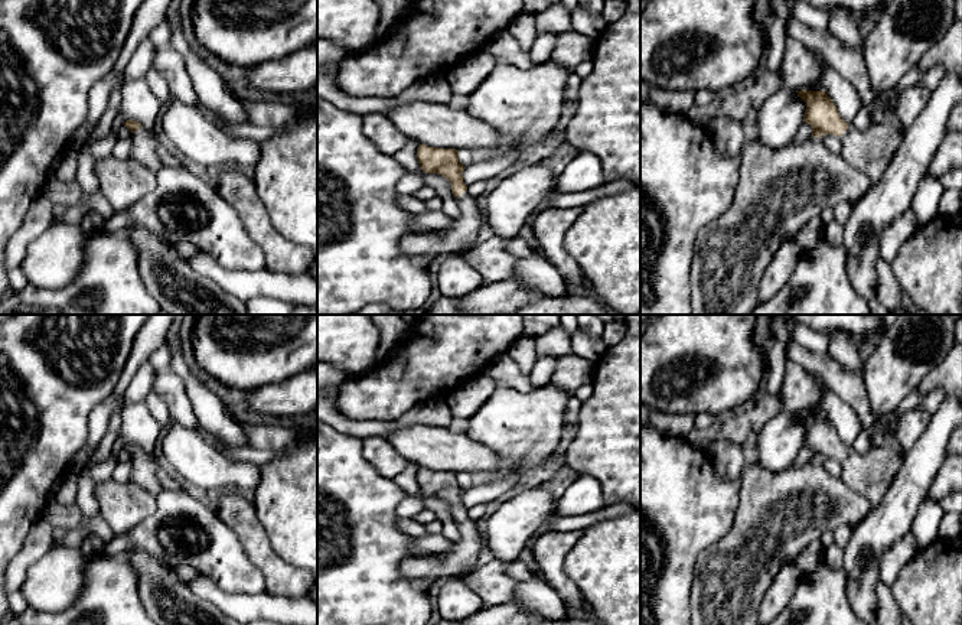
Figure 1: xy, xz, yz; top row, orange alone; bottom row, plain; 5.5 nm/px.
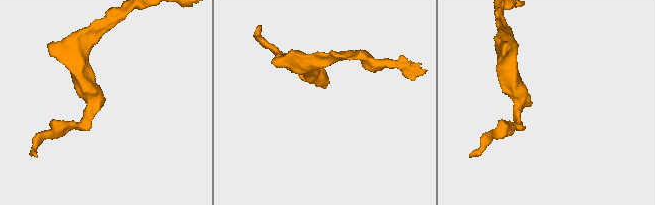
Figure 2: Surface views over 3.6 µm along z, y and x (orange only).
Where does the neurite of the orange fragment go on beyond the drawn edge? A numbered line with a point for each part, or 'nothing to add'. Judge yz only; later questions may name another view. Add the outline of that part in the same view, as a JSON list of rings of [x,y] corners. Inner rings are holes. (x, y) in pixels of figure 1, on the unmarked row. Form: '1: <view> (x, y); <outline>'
1: yz (870, 475); [[[890,446],[870,447],[860,455],[852,447],[841,458],[841,479],[847,488],[854,489],[878,507],[887,494],[893,479],[903,465],[903,453]]]

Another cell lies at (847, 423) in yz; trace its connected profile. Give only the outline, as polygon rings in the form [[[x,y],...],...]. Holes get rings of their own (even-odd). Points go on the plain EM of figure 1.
[[[808,372],[821,387],[821,408],[835,427],[841,442],[852,447],[857,437],[862,433],[861,420],[855,410],[845,403],[825,381],[815,372]]]

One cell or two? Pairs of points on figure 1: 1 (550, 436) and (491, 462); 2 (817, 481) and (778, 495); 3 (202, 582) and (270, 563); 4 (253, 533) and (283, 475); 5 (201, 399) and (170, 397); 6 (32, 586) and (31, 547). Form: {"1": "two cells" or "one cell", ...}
{"1": "two cells", "2": "one cell", "3": "two cells", "4": "two cells", "5": "two cells", "6": "two cells"}

